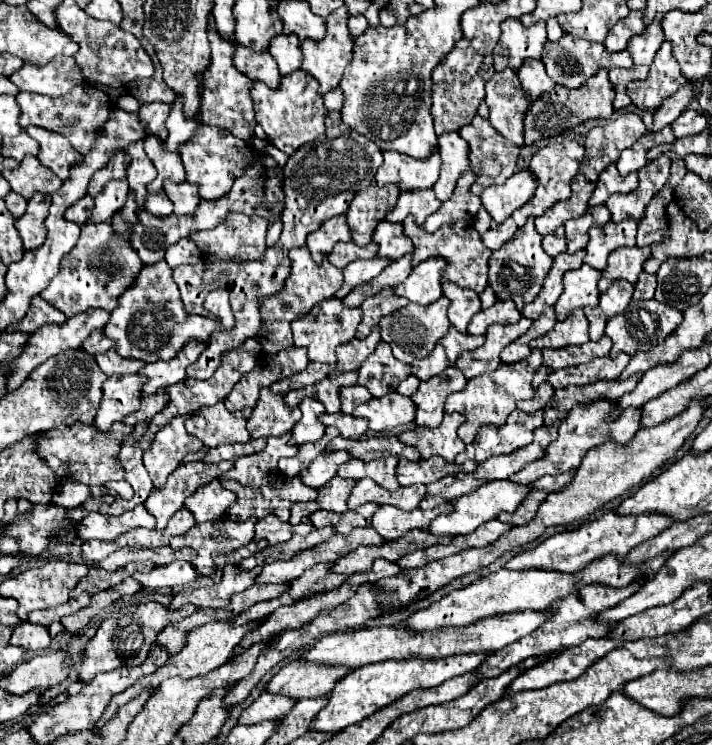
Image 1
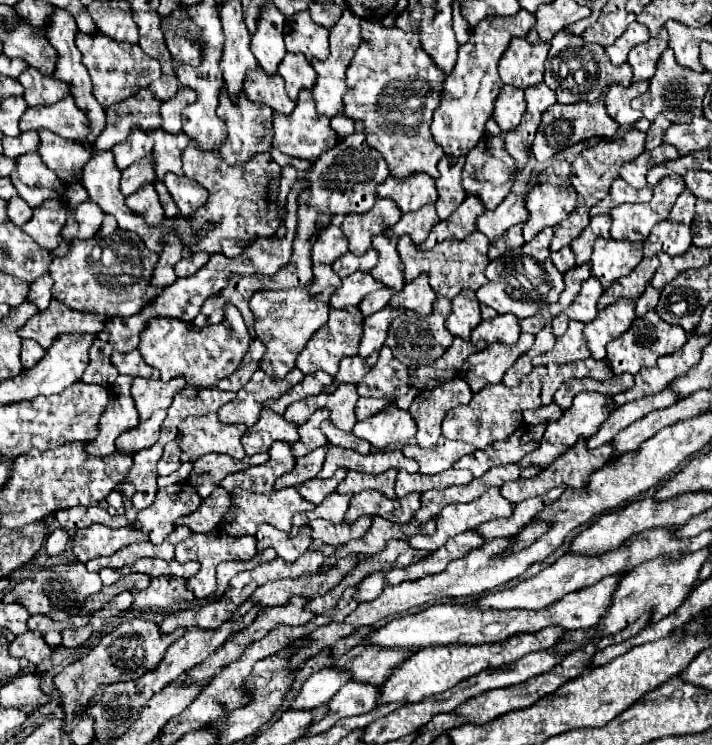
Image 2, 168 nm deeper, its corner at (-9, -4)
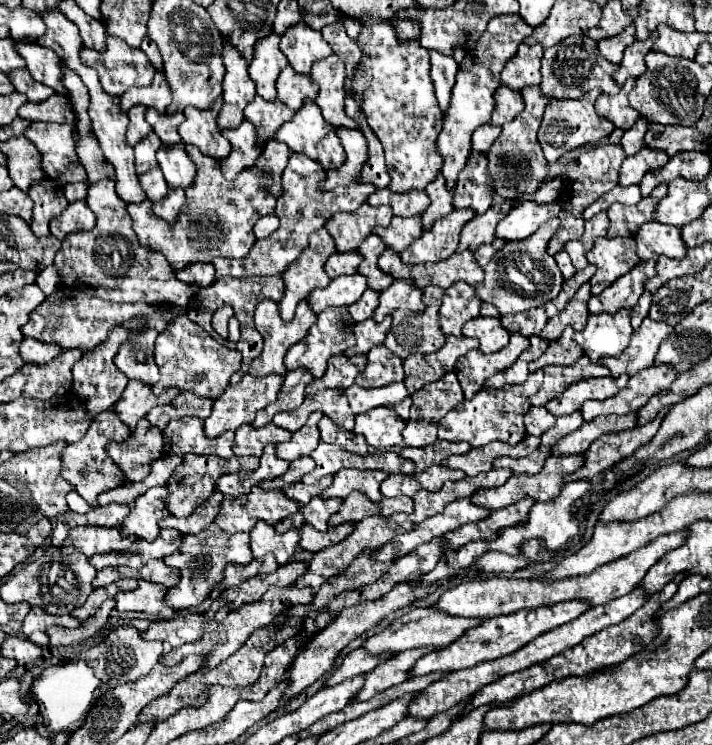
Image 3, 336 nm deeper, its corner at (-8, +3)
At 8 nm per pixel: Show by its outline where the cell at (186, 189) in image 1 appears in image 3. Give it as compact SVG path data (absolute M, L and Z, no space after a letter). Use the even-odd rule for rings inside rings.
M184 144L182 146L174 146L174 148L162 146L158 150L158 164L160 164L160 170L164 172L164 178L166 178L166 182L168 182L168 186L172 190L176 190L176 188L186 190L186 188L194 186L196 166L186 156Z

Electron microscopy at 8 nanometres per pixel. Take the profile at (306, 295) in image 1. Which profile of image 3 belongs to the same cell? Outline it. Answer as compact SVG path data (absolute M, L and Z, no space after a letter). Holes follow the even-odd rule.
M262 300L262 302L258 302L258 306L256 306L256 314L254 314L254 324L256 324L258 332L260 332L262 338L264 338L264 350L262 350L262 354L260 354L258 358L252 360L248 372L250 372L252 376L286 374L284 356L286 356L288 348L290 348L292 344L300 342L300 340L306 336L308 328L310 328L316 320L318 320L318 314L314 314L314 312L310 310L310 304L308 304L306 300L302 300L302 302L298 304L298 308L296 308L296 316L294 316L292 322L282 322L282 318L280 318L280 314L278 314L278 302L274 302L274 300Z

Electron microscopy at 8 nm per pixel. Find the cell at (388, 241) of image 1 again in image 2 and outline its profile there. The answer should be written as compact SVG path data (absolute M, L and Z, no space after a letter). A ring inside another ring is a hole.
M373 237L371 247L379 253L377 265L371 269L371 277L375 277L385 287L391 287L395 291L403 289L403 269L399 269L399 255L397 255L397 237Z

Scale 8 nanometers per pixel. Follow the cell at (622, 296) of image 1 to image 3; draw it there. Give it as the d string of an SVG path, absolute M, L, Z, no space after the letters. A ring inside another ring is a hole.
M618 310L614 314L594 314L582 332L574 334L574 342L582 346L584 354L598 362L604 356L618 356L628 346L632 334L630 310Z

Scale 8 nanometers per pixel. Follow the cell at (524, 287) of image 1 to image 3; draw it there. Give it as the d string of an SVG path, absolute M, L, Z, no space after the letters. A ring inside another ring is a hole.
M554 218L550 222L544 222L530 238L522 242L506 242L502 250L494 254L494 258L484 266L484 282L476 286L476 294L482 302L490 302L498 308L500 316L506 314L520 314L524 310L538 308L546 300L552 300L558 296L564 284L564 276L558 270L558 264L554 258L546 252L548 240L554 236L560 220Z

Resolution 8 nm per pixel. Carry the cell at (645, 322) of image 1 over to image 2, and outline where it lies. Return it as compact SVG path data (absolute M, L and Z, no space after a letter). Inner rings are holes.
M651 311L645 317L635 319L631 329L627 333L623 333L623 337L619 337L619 341L611 341L611 345L607 345L605 361L609 363L613 375L621 375L621 373L635 375L643 367L655 367L659 357L679 351L685 345L685 341L687 341L687 333L683 329L679 329L677 325L663 323L663 319L657 315L657 311Z

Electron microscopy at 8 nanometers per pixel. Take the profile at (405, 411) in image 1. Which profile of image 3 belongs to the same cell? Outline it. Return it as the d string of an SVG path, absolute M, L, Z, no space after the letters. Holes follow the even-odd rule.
M380 406L374 410L368 410L366 414L356 416L354 432L362 434L370 446L376 450L384 450L388 446L402 444L402 430L404 420L394 414L392 408Z

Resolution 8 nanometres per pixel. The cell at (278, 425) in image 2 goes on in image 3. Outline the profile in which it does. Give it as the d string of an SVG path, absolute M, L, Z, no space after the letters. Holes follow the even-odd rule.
M272 422L262 428L254 428L252 424L246 424L236 430L234 454L236 456L260 456L268 442L278 444L278 442L288 442L290 438L292 438L292 432L280 430Z

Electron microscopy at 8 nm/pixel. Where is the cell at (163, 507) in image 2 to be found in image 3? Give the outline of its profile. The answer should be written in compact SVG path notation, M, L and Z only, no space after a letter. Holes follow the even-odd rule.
M166 486L150 488L136 498L132 512L120 530L126 536L138 536L150 542L160 534L158 522L166 516L170 516L170 510L166 510Z

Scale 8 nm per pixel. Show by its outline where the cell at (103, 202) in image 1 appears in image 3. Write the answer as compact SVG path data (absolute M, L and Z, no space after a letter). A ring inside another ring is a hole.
M154 132L134 146L134 152L136 152L136 172L138 174L144 174L150 168L158 166L156 152L158 152L160 146L162 146L162 142L160 142L160 138Z

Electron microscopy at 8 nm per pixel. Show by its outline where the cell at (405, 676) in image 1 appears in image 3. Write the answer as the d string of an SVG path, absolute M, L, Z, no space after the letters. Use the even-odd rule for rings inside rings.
M562 602L562 604L554 604L554 606L542 606L542 608L536 608L536 610L520 610L516 614L490 618L482 626L476 626L476 628L470 628L468 632L464 632L454 644L422 656L414 664L414 668L408 672L408 678L432 674L432 672L452 672L456 668L464 670L464 668L472 668L474 664L480 664L480 662L486 662L486 660L496 660L500 656L512 654L512 652L520 650L522 646L526 646L530 640L538 638L540 634L550 632L550 630L578 618L586 610L588 610L586 602Z

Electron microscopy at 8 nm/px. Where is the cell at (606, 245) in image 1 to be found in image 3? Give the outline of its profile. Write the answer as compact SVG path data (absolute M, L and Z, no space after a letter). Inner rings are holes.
M596 238L594 248L588 252L588 262L596 266L596 274L590 278L592 294L600 294L604 288L608 288L616 278L630 272L632 266L638 262L638 254L634 250L634 238Z

